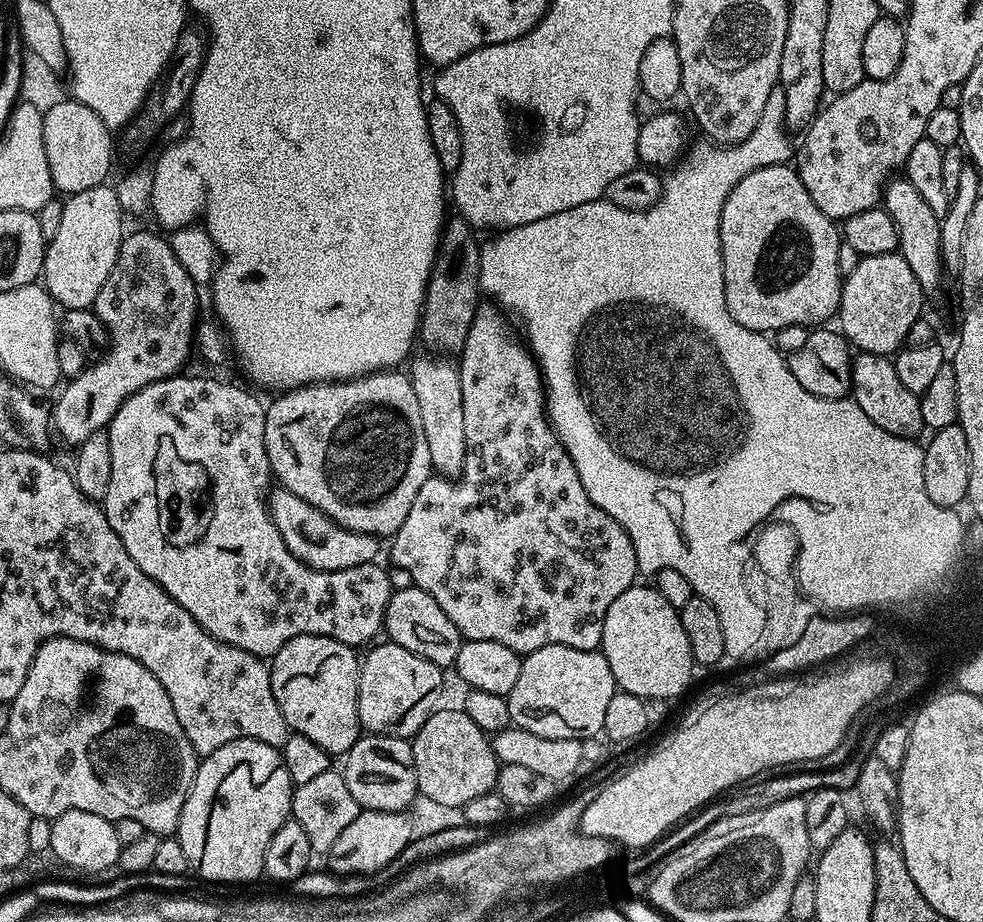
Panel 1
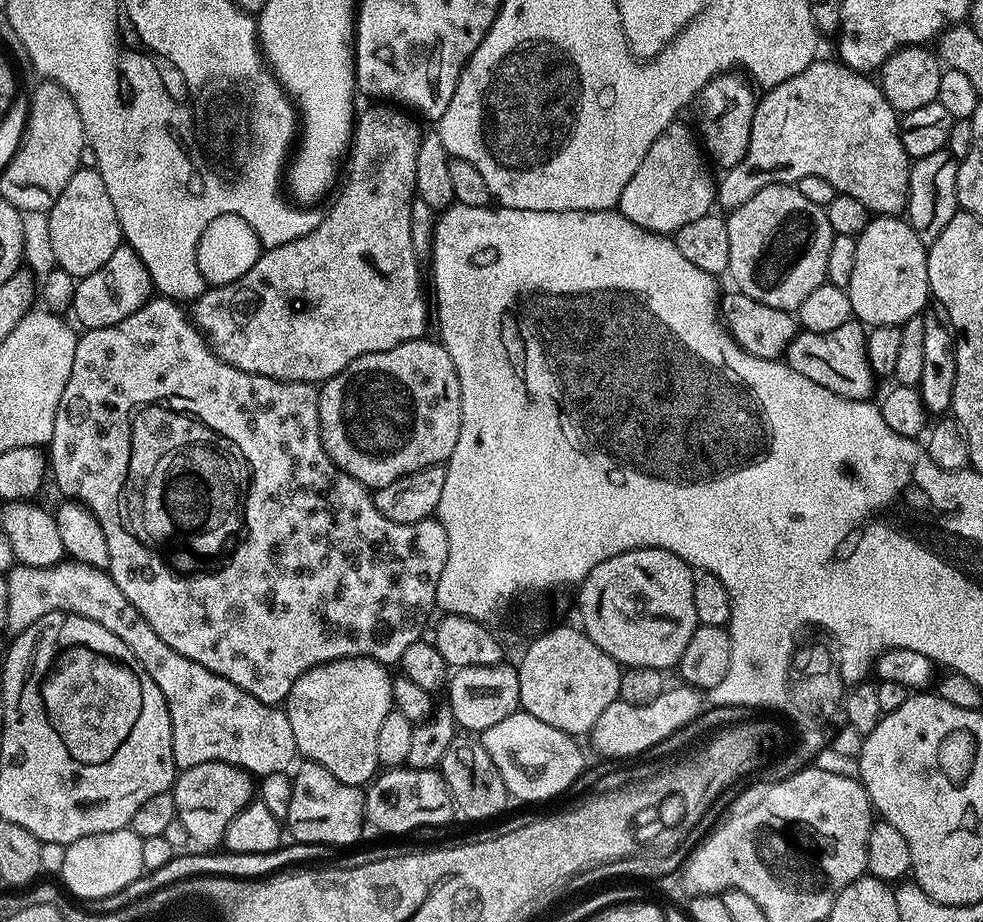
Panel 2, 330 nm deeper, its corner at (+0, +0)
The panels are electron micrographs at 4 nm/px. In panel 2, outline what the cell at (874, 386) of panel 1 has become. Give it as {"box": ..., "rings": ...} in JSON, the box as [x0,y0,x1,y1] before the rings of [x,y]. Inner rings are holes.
{"box":[786,318,874,400],"rings":[[[853,318],[838,326],[838,330],[829,332],[797,331],[786,353],[786,362],[798,374],[810,378],[810,382],[818,382],[818,386],[826,386],[826,390],[834,390],[847,400],[867,400],[873,394],[874,377],[868,355],[864,350],[866,339],[865,325]]]}

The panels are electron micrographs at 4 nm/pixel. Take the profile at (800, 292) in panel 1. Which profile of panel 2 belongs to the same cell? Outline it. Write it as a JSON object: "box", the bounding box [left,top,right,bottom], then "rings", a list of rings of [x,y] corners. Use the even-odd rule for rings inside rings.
{"box":[726,184,834,312],"rings":[[[771,184],[742,206],[731,209],[726,216],[730,234],[730,262],[728,272],[739,291],[766,306],[792,312],[806,302],[806,297],[818,286],[826,283],[826,258],[830,254],[830,242],[834,235],[827,211],[821,205],[809,202],[803,194],[791,184]]]}

